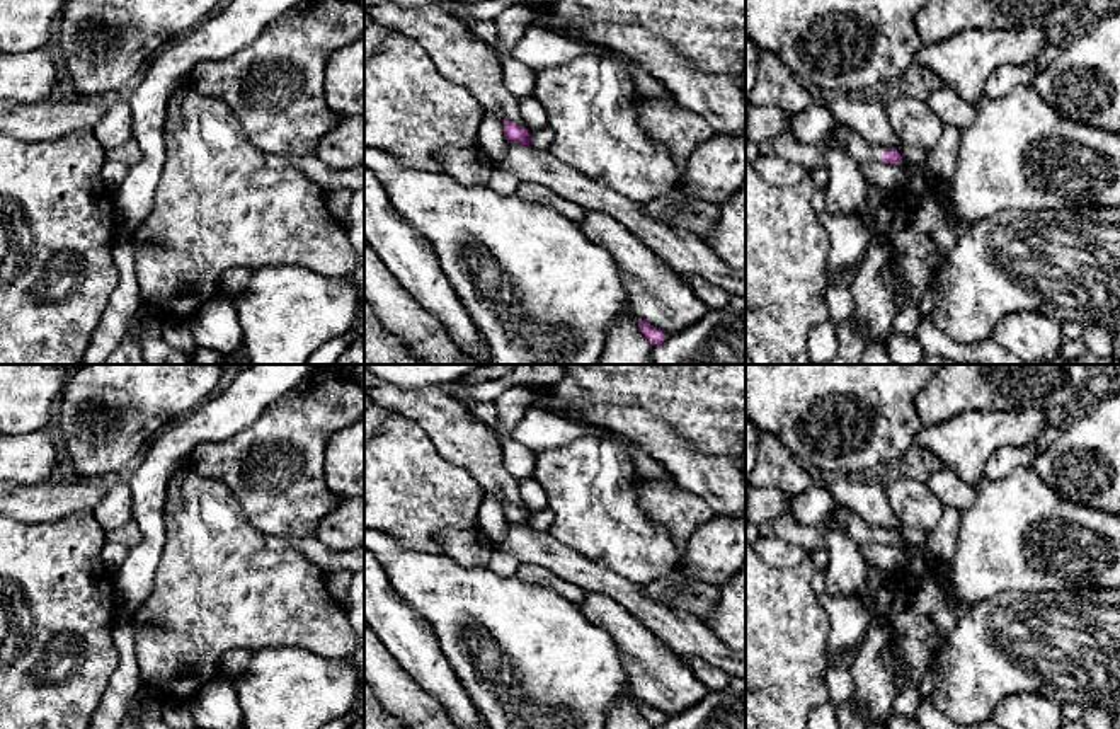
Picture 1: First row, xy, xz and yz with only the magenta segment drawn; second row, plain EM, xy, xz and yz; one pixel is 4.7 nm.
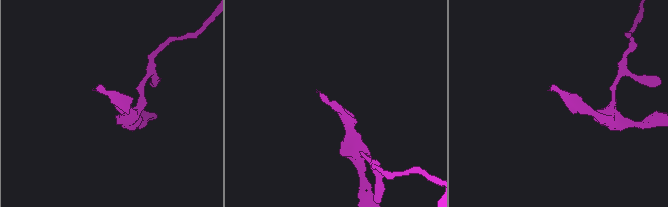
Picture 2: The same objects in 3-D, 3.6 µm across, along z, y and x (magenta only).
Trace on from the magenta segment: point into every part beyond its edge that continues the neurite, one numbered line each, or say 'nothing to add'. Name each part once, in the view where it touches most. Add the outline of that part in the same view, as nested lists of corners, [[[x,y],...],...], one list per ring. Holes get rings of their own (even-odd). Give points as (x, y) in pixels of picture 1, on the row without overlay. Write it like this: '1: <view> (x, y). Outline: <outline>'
1: xz (470, 443). Outline: [[[366,368],[364,392],[371,397],[374,405],[402,414],[422,424],[436,450],[449,462],[466,468],[480,482],[482,489],[494,491],[504,501],[524,508],[521,501],[519,480],[509,475],[502,465],[502,441],[495,438],[489,424],[473,419],[468,414],[463,400],[448,397],[439,387],[431,387],[426,390],[393,387],[378,380]],[[528,511],[528,514],[531,516],[531,511]]]

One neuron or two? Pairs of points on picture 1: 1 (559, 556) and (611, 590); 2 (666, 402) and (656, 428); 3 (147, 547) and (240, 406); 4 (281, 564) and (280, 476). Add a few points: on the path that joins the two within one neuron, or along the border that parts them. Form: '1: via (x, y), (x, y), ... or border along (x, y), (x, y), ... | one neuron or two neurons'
1: via (572, 568), (598, 579) | one neuron
2: border along (620, 406), (645, 409), (659, 416), (688, 443) | two neurons
3: via (150, 506), (152, 474), (200, 426) | one neuron
4: border along (247, 515), (262, 532), (285, 539) | two neurons

